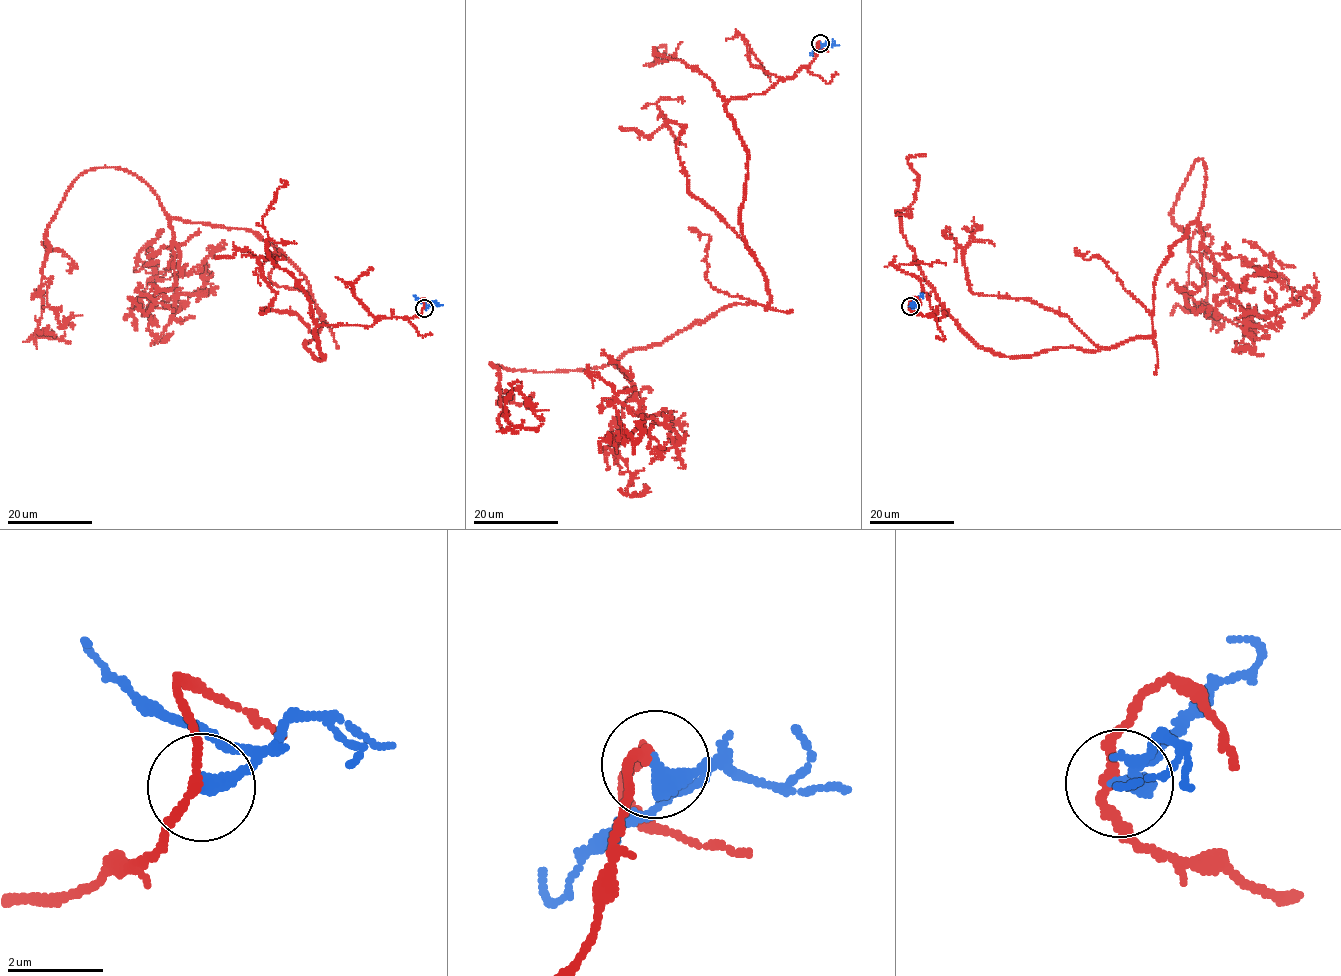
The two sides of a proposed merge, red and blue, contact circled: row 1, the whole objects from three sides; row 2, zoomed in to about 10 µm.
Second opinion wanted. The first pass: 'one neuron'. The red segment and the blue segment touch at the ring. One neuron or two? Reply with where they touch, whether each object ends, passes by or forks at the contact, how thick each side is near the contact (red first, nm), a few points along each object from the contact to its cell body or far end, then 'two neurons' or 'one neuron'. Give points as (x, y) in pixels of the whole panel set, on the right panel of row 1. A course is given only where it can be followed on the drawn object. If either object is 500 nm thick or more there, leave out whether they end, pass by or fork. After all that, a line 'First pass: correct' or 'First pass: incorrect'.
place (910, 306); red passes by; blue ends; calibres 190 and 400 nm; course red (910, 306), (1010, 357), (1152, 336), (1156, 274), (1199, 213), (1201, 159), (1172, 218), (1206, 301), (1172, 314); course blue (911, 306), (922, 295), (920, 293); two neurons
First pass: incorrect

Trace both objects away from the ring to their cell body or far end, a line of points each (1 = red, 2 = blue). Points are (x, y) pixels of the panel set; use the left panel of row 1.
1: (423, 308), (320, 324), (320, 360), (274, 246), (98, 167), (48, 228), (56, 335)
2: (424, 308), (427, 306), (414, 295)

